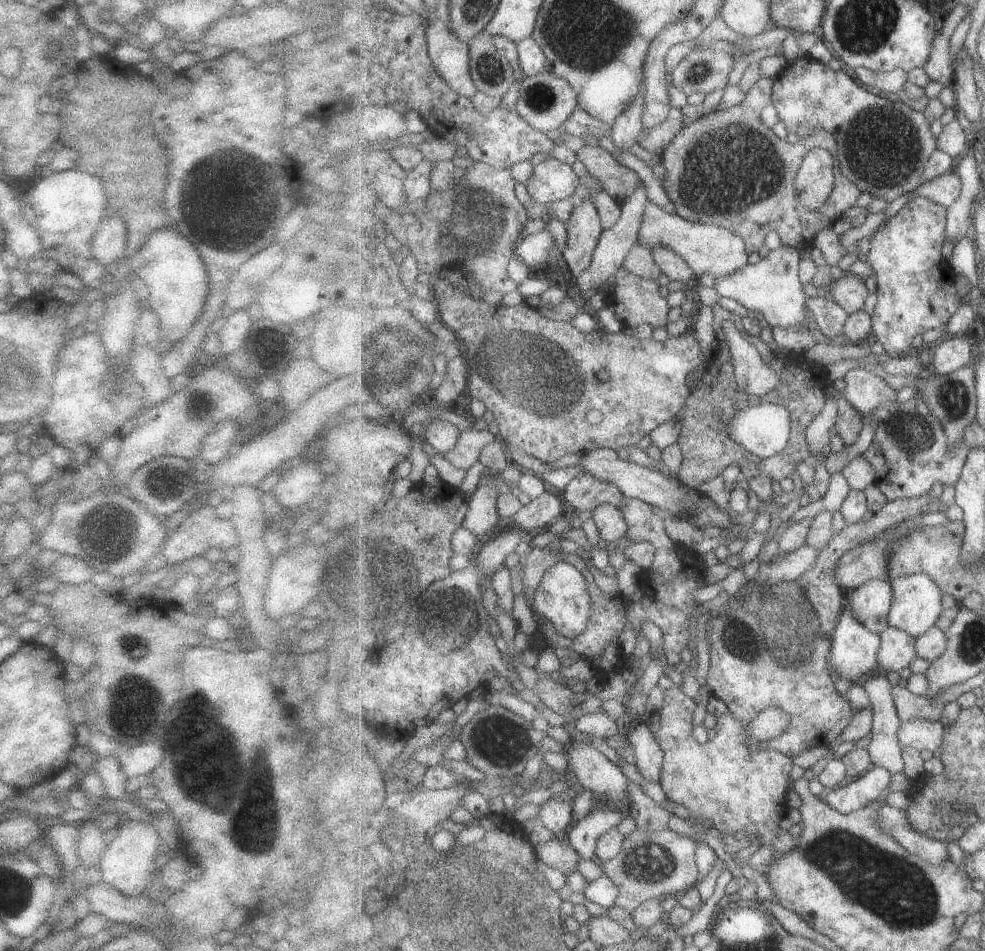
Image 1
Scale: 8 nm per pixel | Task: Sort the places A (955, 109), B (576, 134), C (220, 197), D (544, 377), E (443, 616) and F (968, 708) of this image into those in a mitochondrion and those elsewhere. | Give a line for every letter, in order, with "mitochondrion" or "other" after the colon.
A: other
B: other
C: mitochondrion
D: mitochondrion
E: mitochondrion
F: other

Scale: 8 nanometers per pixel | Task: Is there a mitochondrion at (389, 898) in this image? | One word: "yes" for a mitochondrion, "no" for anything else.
no

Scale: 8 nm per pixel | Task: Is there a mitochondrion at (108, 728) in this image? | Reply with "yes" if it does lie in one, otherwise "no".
no

